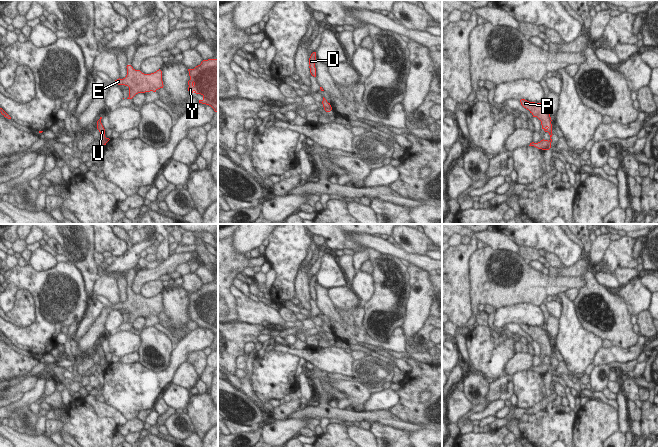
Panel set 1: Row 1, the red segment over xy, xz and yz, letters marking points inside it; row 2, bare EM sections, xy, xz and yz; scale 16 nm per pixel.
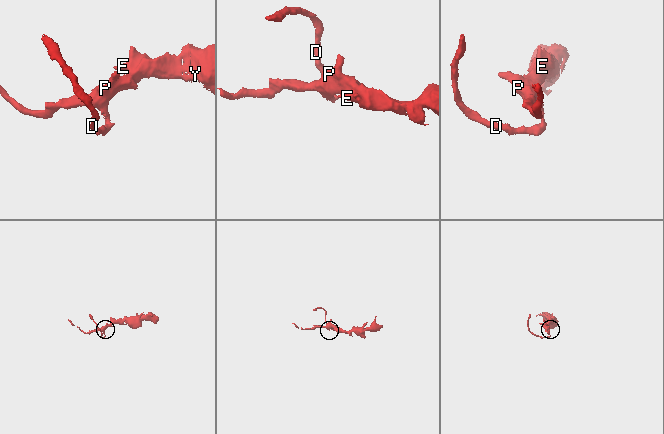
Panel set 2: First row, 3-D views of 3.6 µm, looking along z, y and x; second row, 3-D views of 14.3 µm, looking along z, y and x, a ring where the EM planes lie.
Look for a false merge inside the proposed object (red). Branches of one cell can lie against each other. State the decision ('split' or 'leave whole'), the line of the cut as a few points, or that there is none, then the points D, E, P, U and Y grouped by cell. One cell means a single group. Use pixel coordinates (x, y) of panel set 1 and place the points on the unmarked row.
split; cut yz (549, 364), (550, 367); groups D / E P U Y

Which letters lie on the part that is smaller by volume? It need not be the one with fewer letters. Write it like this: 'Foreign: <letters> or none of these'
Foreign: D

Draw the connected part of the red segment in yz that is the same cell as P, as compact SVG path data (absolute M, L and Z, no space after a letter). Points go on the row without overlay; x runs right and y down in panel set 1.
M525 323L520 324L521 329L530 335L533 341L537 341L541 345L542 353L550 359L550 367L552 366L552 348L550 337L544 327L529 326Z

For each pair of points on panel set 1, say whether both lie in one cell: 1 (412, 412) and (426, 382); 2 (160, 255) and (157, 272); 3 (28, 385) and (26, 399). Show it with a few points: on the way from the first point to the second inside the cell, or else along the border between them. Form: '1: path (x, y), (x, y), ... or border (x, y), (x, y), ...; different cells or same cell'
1: path (412, 404), (412, 395), (418, 389); same cell
2: border (169, 255), (162, 262); different cells
3: border (38, 378), (35, 385), (24, 393); different cells

